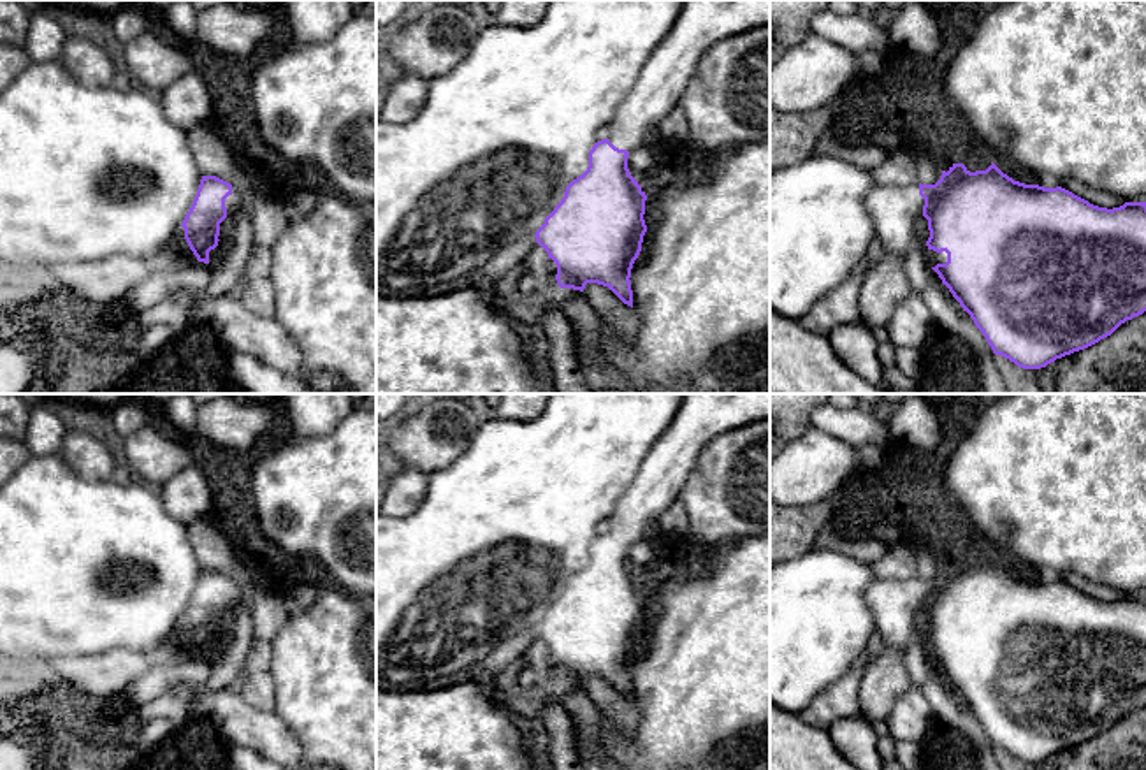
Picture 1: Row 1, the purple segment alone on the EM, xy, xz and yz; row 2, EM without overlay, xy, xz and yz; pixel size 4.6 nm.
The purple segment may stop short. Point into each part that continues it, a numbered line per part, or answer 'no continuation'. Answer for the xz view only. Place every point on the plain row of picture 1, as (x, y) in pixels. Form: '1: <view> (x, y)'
1: xz (661, 477)

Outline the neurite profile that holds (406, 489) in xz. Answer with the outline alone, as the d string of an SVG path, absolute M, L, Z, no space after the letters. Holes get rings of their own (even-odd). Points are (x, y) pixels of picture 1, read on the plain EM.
M403 466L388 478L385 498L376 506L376 512L392 513L395 517L413 513L422 505L427 487L427 473Z

